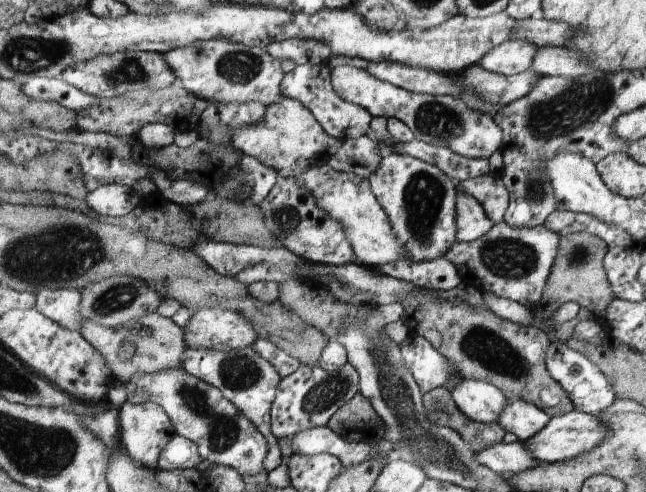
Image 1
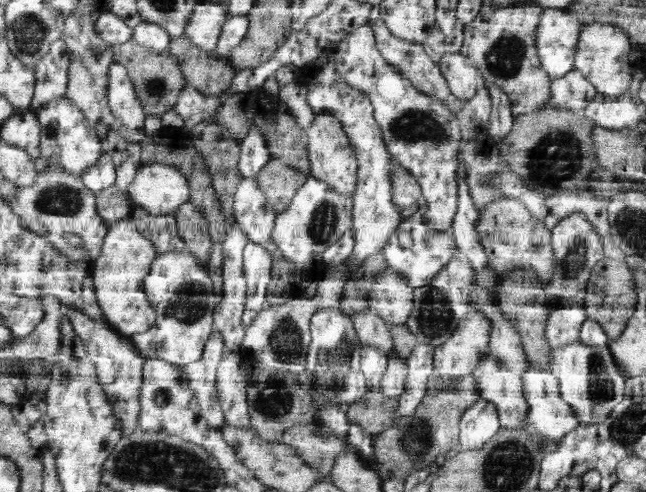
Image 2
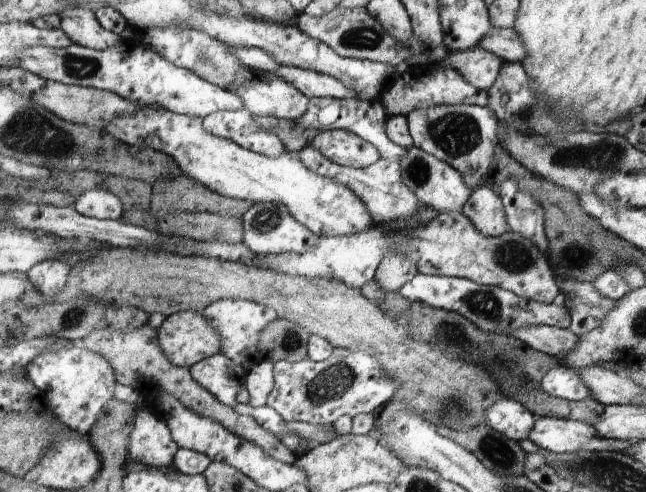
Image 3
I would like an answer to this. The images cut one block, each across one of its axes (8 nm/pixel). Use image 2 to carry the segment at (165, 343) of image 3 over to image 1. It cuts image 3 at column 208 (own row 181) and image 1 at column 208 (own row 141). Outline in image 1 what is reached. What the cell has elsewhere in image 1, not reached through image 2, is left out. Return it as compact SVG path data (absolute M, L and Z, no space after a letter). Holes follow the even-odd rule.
M223 307L196 308L193 318L184 327L189 348L242 349L259 339L253 324L240 312Z

